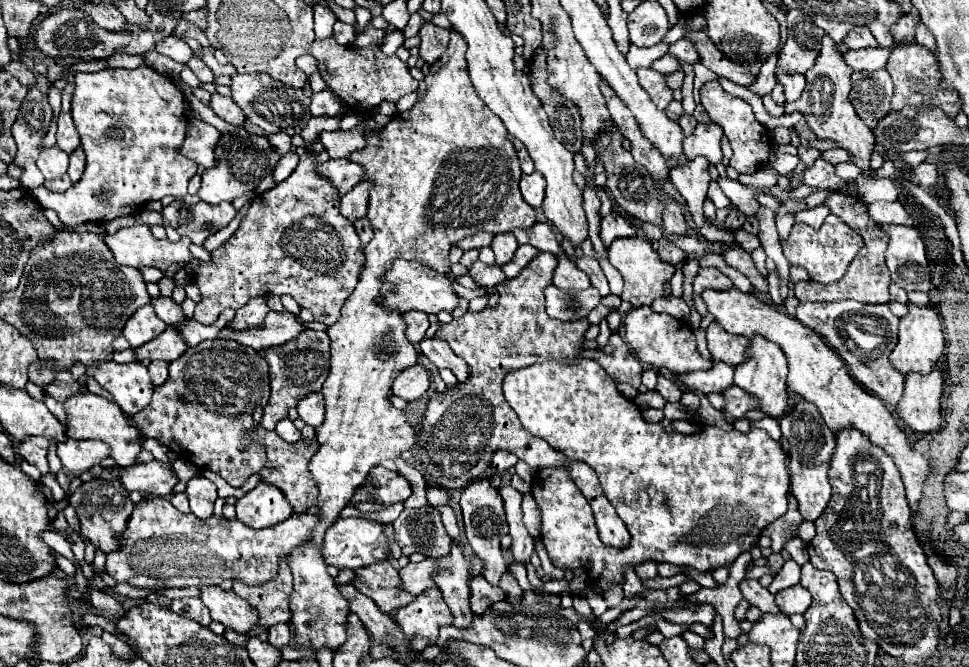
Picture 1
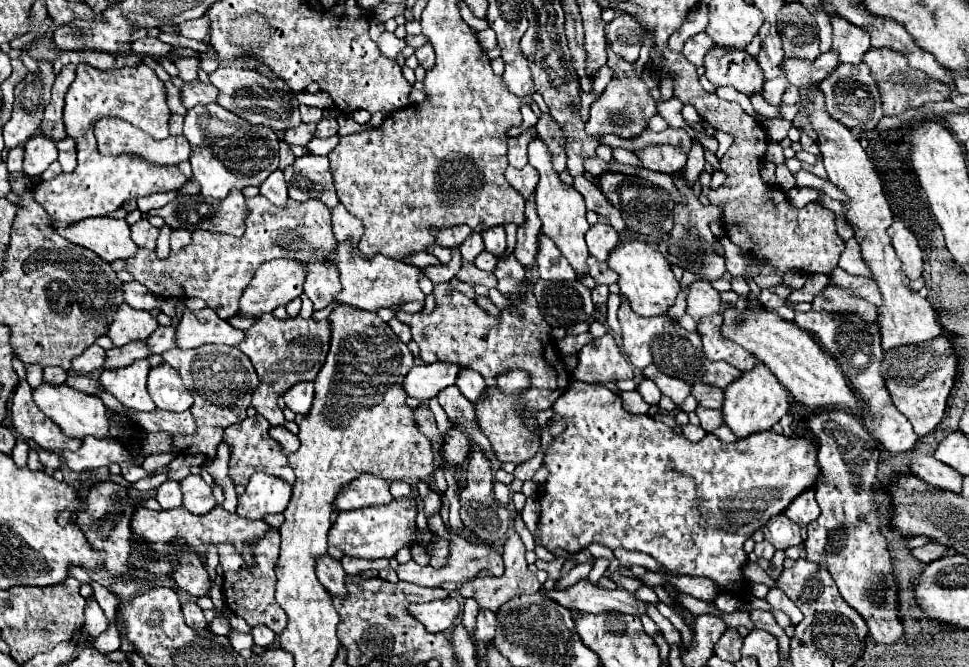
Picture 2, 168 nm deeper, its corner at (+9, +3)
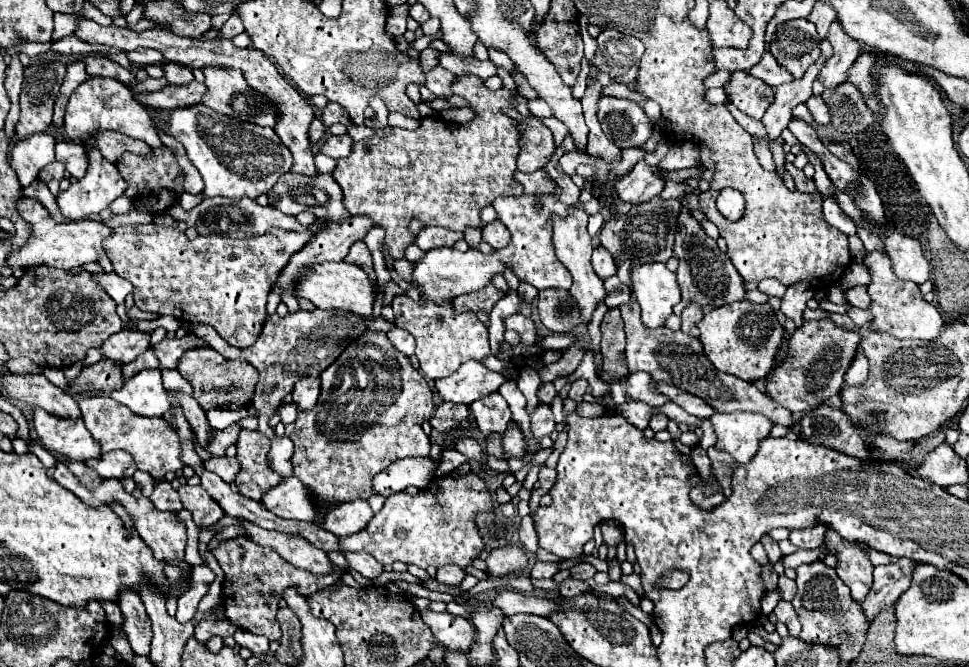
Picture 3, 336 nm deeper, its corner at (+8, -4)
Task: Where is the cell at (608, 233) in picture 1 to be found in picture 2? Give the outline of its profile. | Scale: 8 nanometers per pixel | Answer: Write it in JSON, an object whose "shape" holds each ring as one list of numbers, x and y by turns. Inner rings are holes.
{"shape":[[595,223,589,231,587,231,587,245,589,245,589,253,597,259,597,261,607,261,611,249,615,249,619,245,619,233,607,225,607,223]]}

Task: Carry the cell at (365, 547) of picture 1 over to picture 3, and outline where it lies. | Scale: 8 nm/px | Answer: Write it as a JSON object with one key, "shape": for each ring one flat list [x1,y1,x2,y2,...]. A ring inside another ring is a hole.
{"shape":[[470,472,460,480,440,476,430,484,430,488,424,488,414,496,408,492,388,496,382,510,364,530,340,538,340,548,348,552,368,552,384,566,400,560,416,564,418,568,442,568,446,564,464,568,470,566,472,558,476,558,484,548,484,542,474,526,474,514,488,512,492,508,488,488,478,474]]}

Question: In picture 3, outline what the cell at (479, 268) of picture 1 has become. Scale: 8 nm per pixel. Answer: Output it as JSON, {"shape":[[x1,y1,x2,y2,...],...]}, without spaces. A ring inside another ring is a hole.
{"shape":[[486,284,484,288,470,292,470,294,462,294,454,298,454,304,458,304,458,308,470,308,472,312,476,310,486,310,490,312,492,306,504,296,504,292,496,290,494,284]]}

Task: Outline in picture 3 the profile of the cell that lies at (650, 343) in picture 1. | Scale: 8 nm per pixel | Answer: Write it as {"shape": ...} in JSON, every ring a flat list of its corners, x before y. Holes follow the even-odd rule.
{"shape":[[636,300,622,304,620,312,624,318,624,328,626,328,626,364,630,372,648,372,656,382,674,384,676,388,682,388,694,396,700,396,718,412,750,410,750,412,762,412,764,416,768,416,770,420,782,426,794,424,792,412,782,408,776,400,772,400,764,392,760,392,754,382,744,382,744,380,738,380,736,376,718,372,706,358,702,350,702,342,698,338,692,338,686,332,672,332,668,328,658,328,658,330,646,328,640,322,640,308]]}

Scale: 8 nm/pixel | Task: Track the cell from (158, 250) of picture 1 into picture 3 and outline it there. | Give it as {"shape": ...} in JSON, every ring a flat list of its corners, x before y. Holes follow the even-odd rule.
{"shape":[[22,198,18,202,18,212,24,216,24,220,28,220,32,224,32,234,30,234,30,240,24,248,10,254,10,260,8,260,10,268,26,268,26,266,46,262,54,268,70,270,70,268,76,268,76,266,84,266,88,262,98,262,98,258,102,254,106,254,104,242,110,238,112,230,104,222,78,220,78,222,54,224,50,214,32,198]]}

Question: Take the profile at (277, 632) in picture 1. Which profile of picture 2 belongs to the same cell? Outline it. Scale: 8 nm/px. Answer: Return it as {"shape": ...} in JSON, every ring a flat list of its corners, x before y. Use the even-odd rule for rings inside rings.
{"shape":[[257,625,251,629,251,635,253,635,253,643,259,645,259,647,269,647,273,645,275,641,275,633,271,629,267,629,265,625]]}

